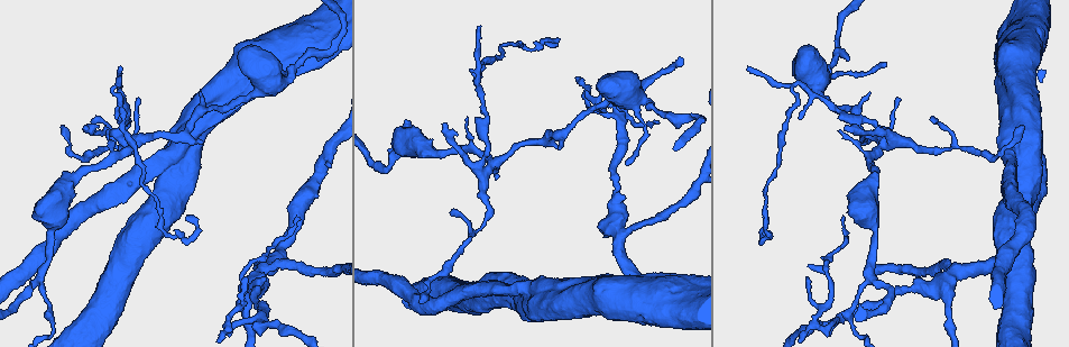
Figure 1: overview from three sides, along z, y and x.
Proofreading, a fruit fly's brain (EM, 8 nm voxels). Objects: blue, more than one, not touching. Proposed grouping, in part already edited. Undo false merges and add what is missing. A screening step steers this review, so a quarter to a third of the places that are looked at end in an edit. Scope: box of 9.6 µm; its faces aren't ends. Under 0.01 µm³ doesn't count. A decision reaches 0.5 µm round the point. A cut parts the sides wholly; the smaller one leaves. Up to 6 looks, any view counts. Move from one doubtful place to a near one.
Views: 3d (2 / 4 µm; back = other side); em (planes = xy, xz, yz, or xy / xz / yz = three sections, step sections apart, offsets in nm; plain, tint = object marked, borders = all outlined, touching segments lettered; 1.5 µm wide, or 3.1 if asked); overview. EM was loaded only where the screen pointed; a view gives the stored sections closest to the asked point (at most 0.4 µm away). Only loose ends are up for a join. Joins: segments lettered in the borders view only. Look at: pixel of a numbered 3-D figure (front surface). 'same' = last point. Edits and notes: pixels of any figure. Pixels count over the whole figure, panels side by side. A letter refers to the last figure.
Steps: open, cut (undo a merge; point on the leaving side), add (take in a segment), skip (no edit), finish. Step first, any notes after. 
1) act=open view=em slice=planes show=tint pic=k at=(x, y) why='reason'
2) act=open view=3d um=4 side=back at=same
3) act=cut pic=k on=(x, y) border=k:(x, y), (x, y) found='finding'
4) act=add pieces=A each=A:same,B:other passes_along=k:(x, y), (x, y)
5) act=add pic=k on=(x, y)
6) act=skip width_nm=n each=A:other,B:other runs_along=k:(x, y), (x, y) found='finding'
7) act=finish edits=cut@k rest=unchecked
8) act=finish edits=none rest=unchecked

act=open view=em slice=yz step=8 show=tint pic=1 at=(484, 171) why='a narrow waist'

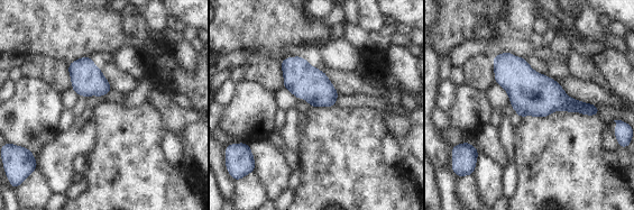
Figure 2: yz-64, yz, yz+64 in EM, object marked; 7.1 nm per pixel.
act=open view=em slice=yz step=8 show=borders at=same

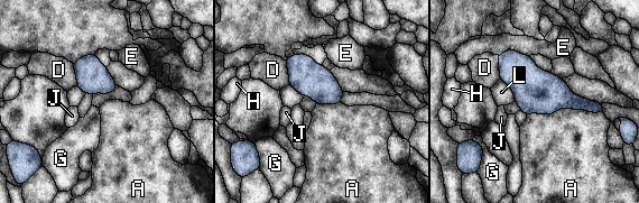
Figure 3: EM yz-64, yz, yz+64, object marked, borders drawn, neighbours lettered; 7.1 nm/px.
act=skip width_nm=300 each=A:other,D:other,E:other,G:other,H:other,J:other,L:other border=3:(602, 111), (558, 108), (527, 116) found='all the same neuron'

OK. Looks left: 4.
act=open view=3d um=4 pic=1 at=(187, 132) why='arms part here'

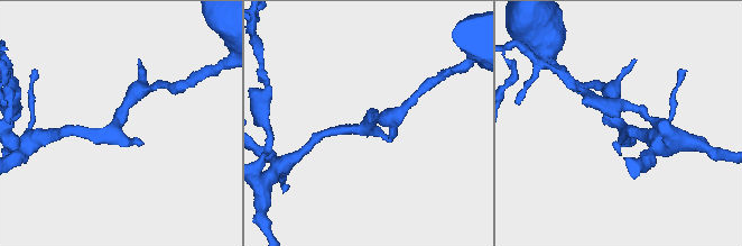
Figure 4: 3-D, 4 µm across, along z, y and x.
act=open view=em slice=yz step=8 show=tint pic=4 at=(365, 128)

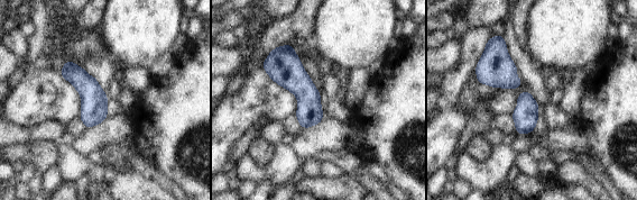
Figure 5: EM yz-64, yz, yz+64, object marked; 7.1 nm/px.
act=open view=em slice=planes show=borders at=same why='another direction'

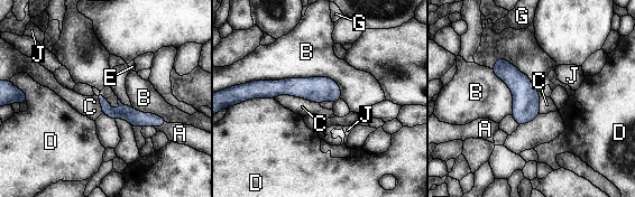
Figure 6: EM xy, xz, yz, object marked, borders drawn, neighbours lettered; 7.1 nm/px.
act=skip each=A:other,B:other,C:other,D:other,E:other,G:other,J:other border=6:(242, 84), (325, 76), (341, 99) found='one neuron here'

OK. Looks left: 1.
act=finish edits=none rest=unchecked

